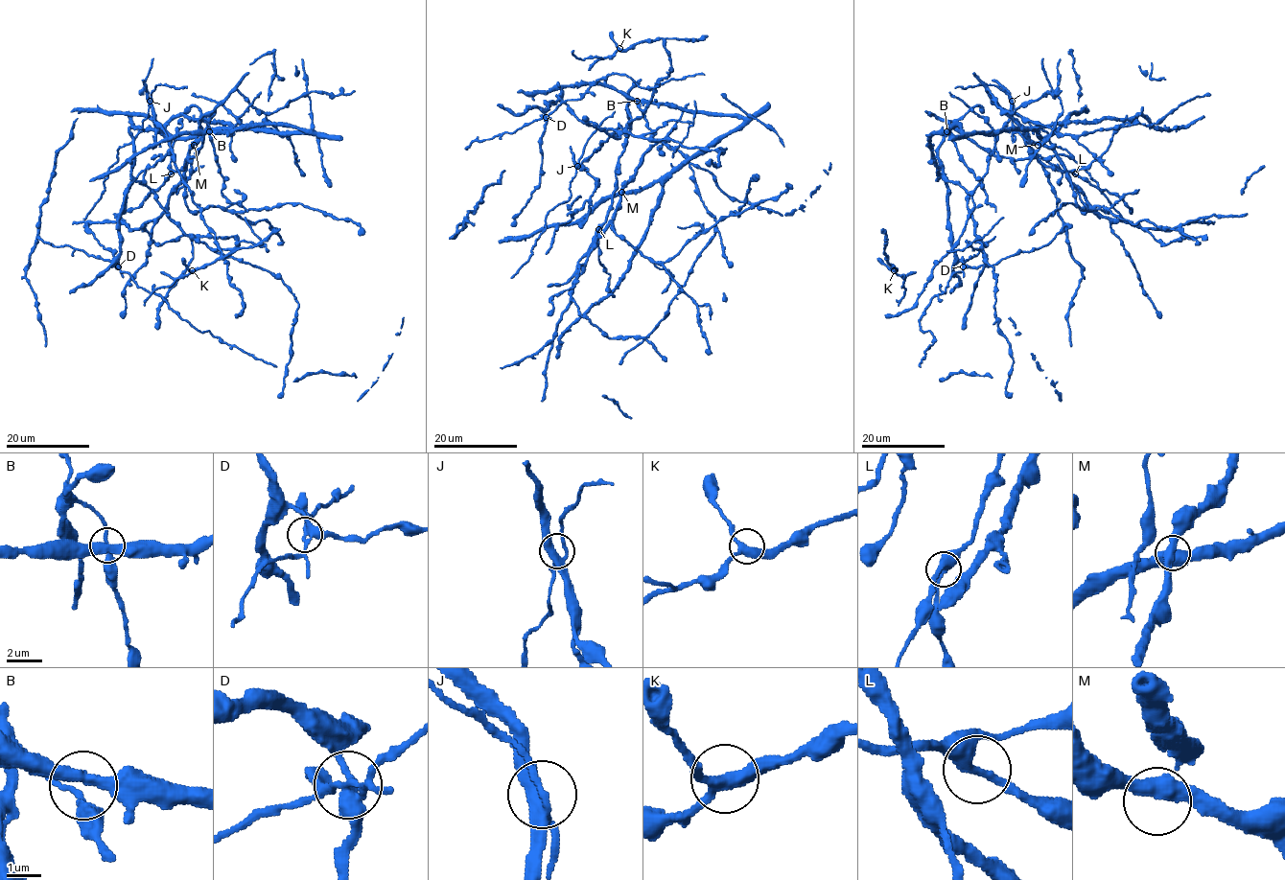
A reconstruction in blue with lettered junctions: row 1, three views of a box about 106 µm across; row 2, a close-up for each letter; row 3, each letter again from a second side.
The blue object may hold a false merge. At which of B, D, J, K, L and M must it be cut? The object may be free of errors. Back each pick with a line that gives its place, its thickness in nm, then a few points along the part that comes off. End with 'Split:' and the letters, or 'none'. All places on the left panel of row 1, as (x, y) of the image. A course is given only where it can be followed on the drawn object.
D: Place: (118, 266). Thickness 320 nm. Course of the part to remove: (117, 266), (121, 271), (127, 271), (138, 286), (159, 294), (183, 319), (199, 330), (207, 330), (277, 367)
Split: D

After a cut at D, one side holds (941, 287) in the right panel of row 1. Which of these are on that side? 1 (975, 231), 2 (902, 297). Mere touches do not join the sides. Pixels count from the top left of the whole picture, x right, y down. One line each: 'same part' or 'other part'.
1: other part
2: other part

